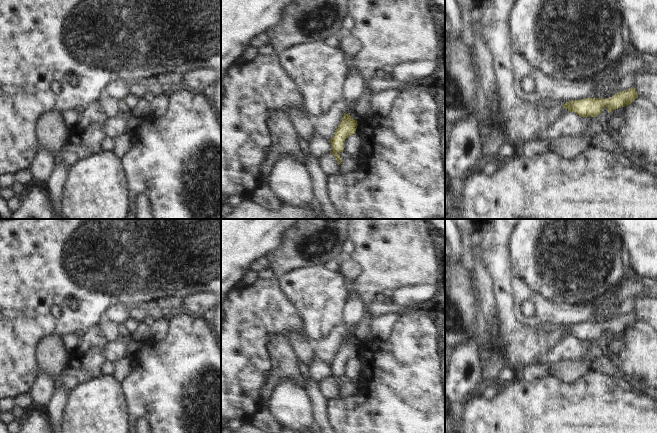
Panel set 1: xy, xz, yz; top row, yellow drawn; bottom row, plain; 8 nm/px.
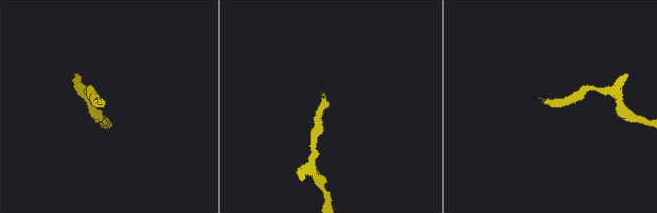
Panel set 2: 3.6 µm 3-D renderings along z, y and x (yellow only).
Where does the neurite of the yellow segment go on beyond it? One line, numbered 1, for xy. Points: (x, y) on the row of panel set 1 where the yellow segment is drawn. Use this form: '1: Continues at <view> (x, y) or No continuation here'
1: Continues at xy (123, 107)

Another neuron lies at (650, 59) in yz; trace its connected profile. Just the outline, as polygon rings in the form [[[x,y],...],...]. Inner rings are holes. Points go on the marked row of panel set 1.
[[[642,52],[641,57],[648,64],[648,67],[645,70],[641,71],[640,73],[635,73],[633,75],[627,75],[624,80],[618,84],[616,88],[603,92],[599,96],[599,98],[611,98],[617,92],[626,91],[633,86],[639,74],[657,74],[657,59],[655,55],[647,52]]]

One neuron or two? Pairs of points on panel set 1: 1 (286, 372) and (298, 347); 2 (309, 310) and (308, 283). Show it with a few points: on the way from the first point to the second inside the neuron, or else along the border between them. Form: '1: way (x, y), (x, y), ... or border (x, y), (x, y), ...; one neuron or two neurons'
1: border (289, 342), (298, 360); two neurons
2: way (309, 303), (309, 290); one neuron

